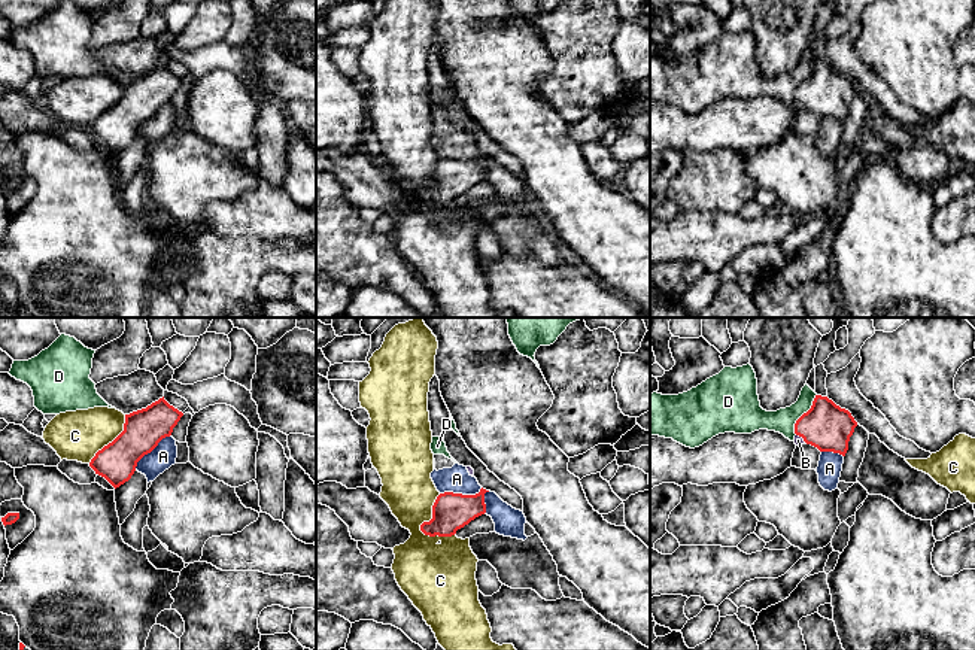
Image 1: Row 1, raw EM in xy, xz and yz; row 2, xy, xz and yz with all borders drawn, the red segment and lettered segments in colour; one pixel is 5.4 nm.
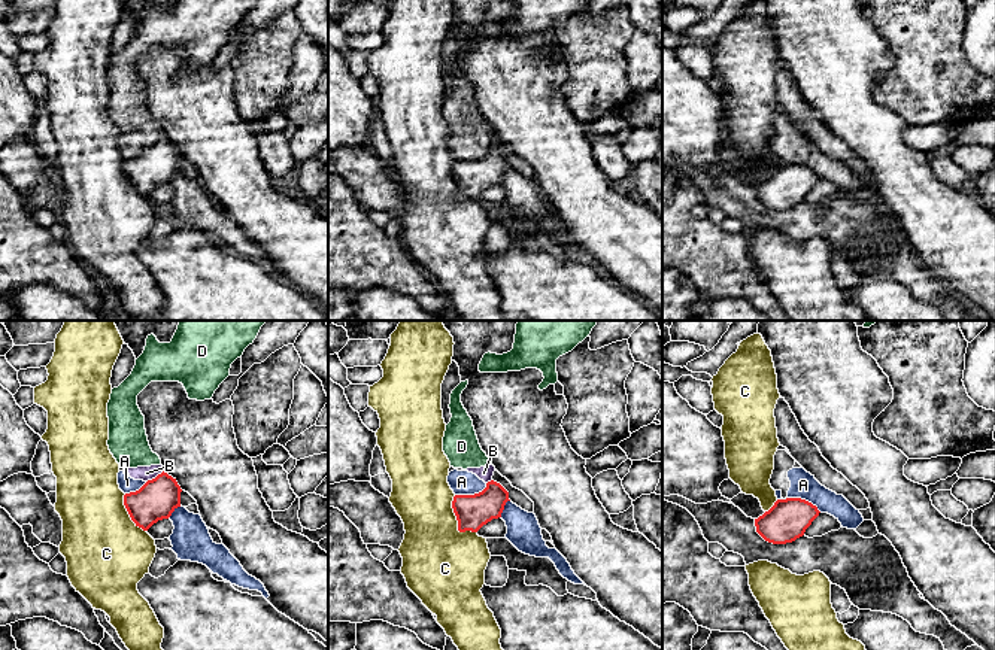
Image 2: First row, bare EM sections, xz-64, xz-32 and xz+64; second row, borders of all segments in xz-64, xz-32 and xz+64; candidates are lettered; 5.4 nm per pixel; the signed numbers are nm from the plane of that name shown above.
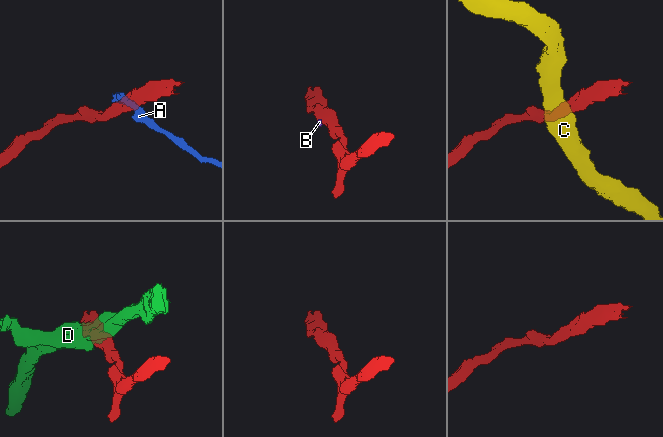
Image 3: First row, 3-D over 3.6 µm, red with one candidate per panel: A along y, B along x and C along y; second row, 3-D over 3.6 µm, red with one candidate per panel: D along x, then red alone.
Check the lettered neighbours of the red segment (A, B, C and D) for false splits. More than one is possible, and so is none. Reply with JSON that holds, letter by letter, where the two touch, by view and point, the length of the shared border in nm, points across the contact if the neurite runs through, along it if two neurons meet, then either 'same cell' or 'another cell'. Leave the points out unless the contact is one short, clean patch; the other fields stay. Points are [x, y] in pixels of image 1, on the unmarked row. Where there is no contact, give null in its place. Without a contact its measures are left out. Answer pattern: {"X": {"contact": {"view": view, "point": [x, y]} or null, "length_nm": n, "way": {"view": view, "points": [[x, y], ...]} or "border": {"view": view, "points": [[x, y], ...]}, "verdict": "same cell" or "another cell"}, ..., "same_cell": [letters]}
{"A": {"contact": {"view": "xz", "point": [461, 160]}, "length_nm": 240, "border": {"view": "xz", "points": [[482, 154], [474, 160], [440, 160]]}, "verdict": "another cell"}, "B": {"contact": {"view": "yz", "point": [801, 102]}, "length_nm": 70, "border": {"view": "yz", "points": [[796, 100], [805, 108]]}, "verdict": "another cell"}, "C": {"contact": {"view": "xz", "point": [433, 184]}, "length_nm": 240, "border": {"view": "xz", "points": [[440, 160], [433, 172], [433, 182], [421, 191], [430, 203]]}, "verdict": "another cell"}, "D": {"contact": {"view": "yz", "point": [802, 81]}, "length_nm": 260, "border": {"view": "yz", "points": [[816, 60], [811, 72], [796, 87], [795, 100]]}, "verdict": "another cell"}, "same_cell": []}

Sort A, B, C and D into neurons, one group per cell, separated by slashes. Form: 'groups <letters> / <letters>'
groups A B D / C

